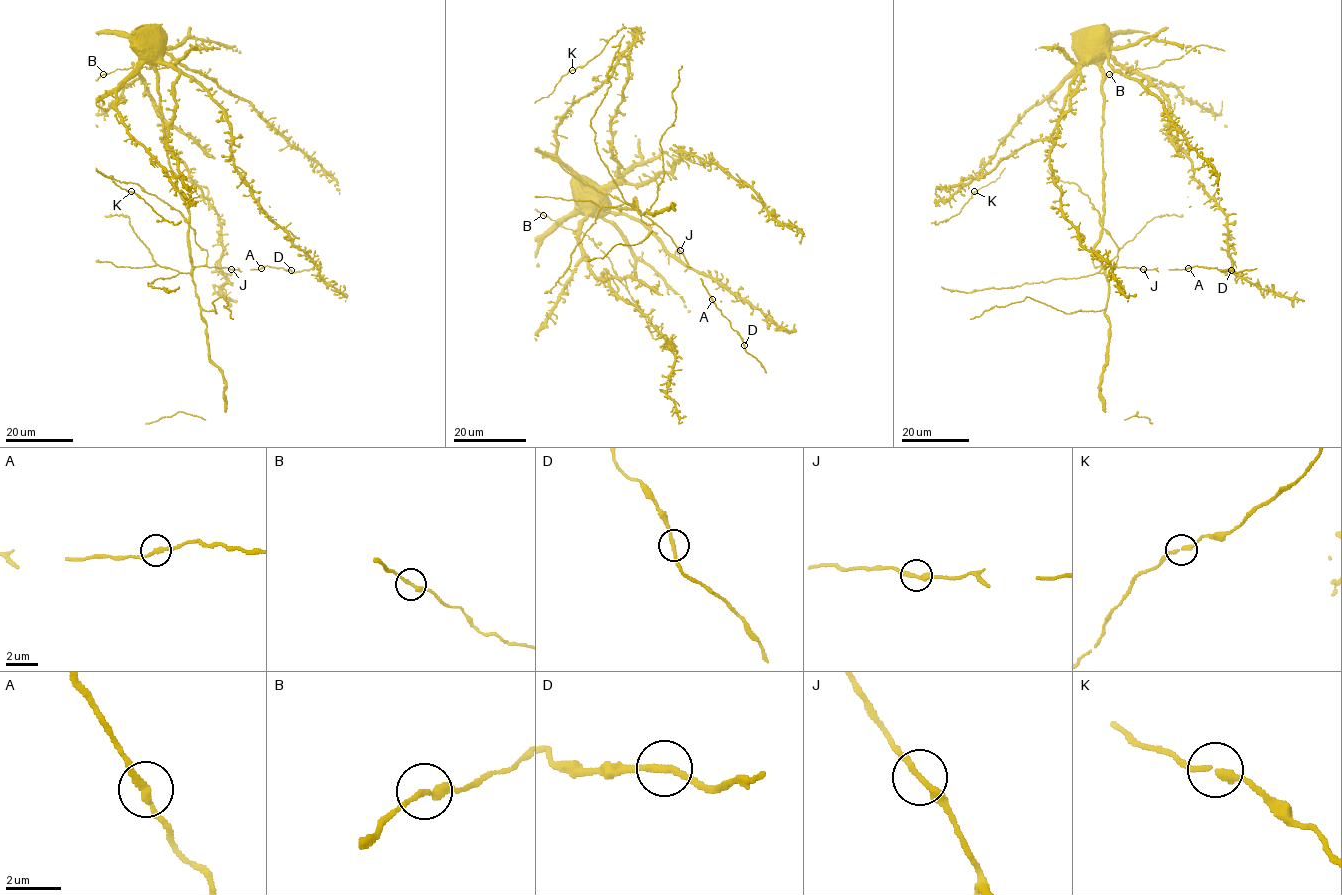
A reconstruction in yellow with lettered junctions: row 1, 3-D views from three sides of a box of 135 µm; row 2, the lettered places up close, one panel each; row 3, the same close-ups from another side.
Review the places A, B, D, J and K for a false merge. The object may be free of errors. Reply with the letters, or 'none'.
none

